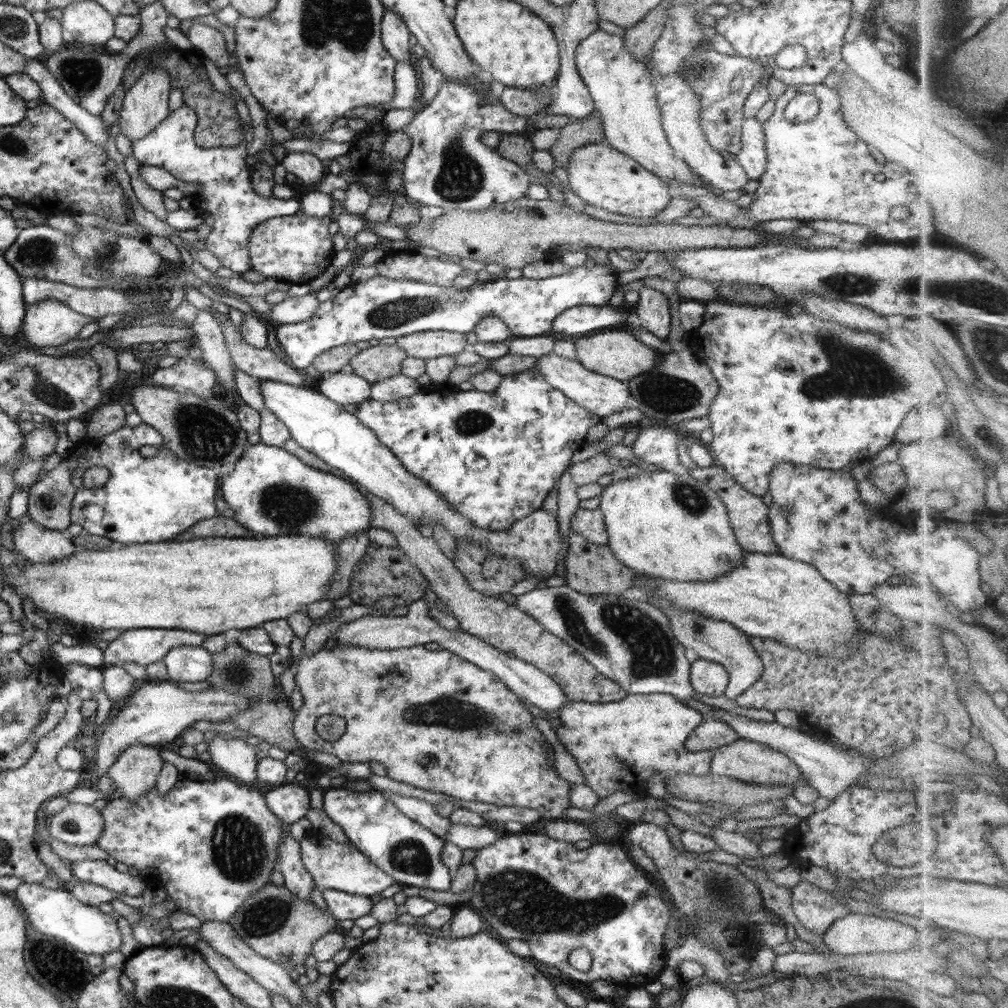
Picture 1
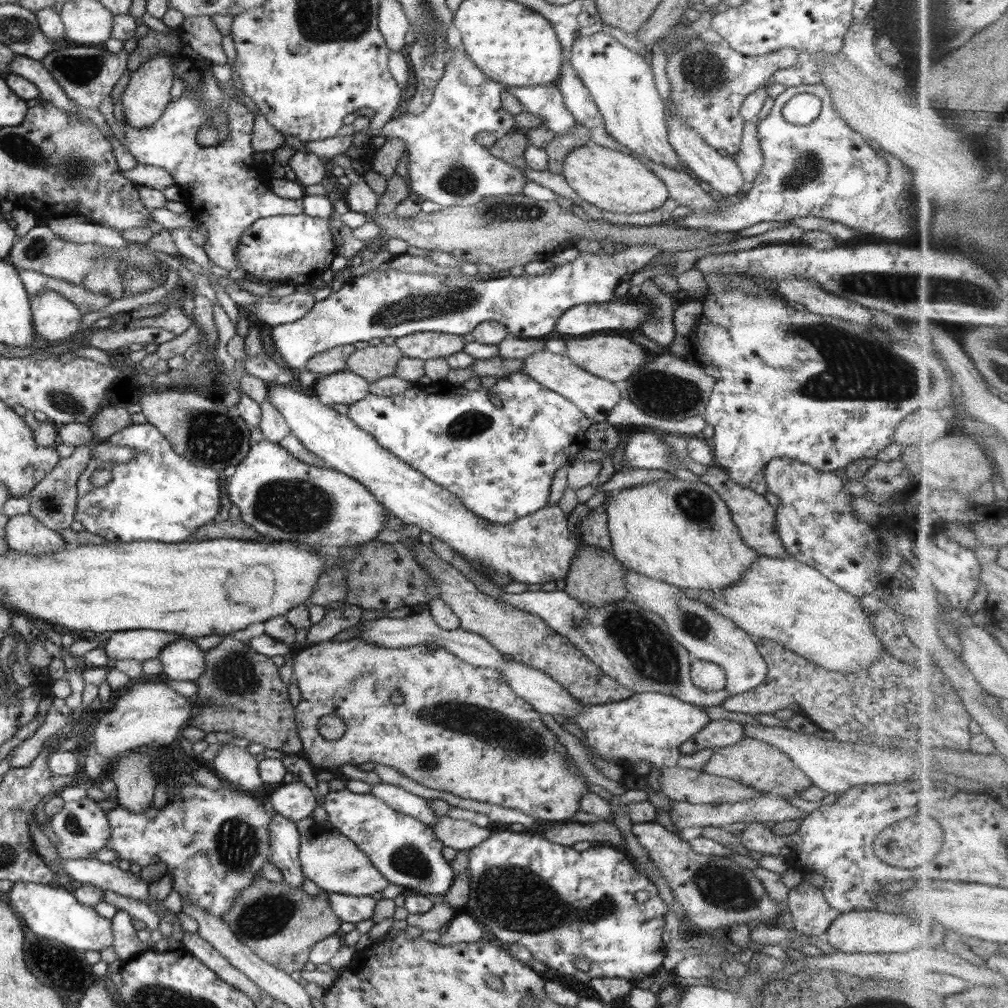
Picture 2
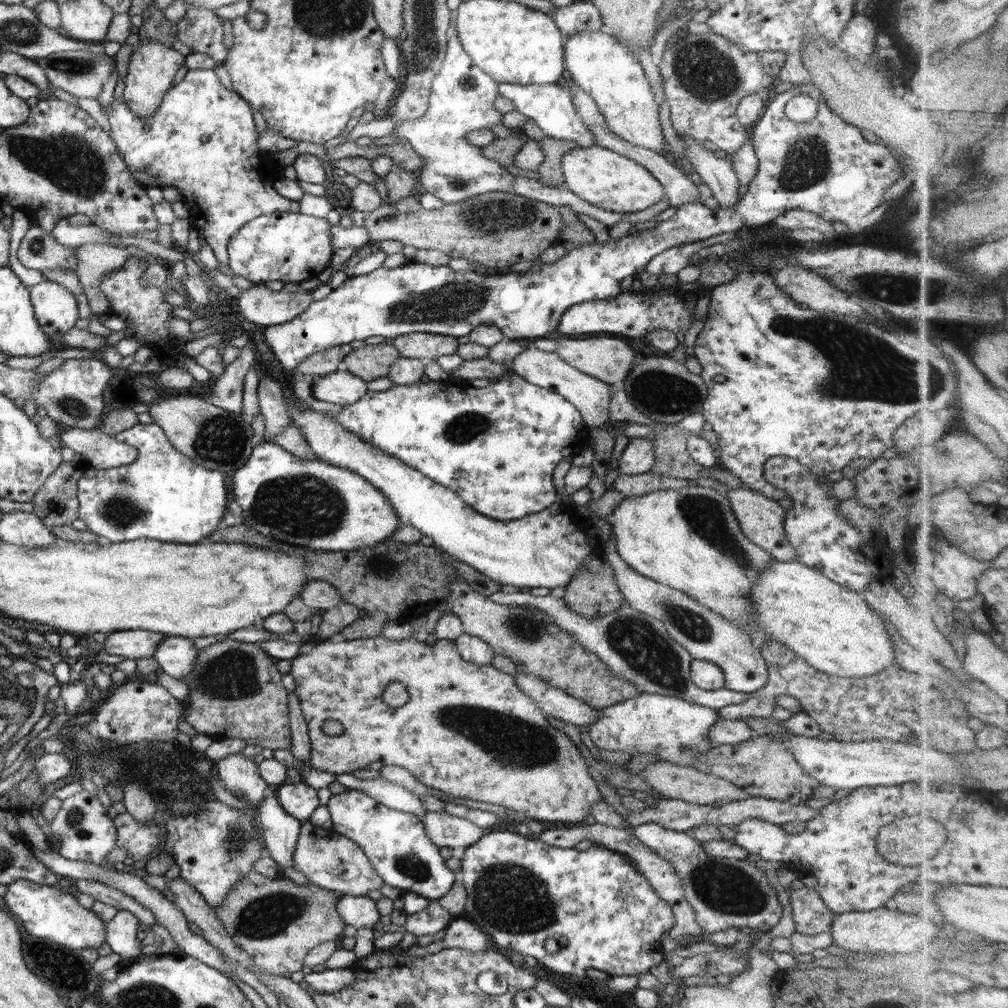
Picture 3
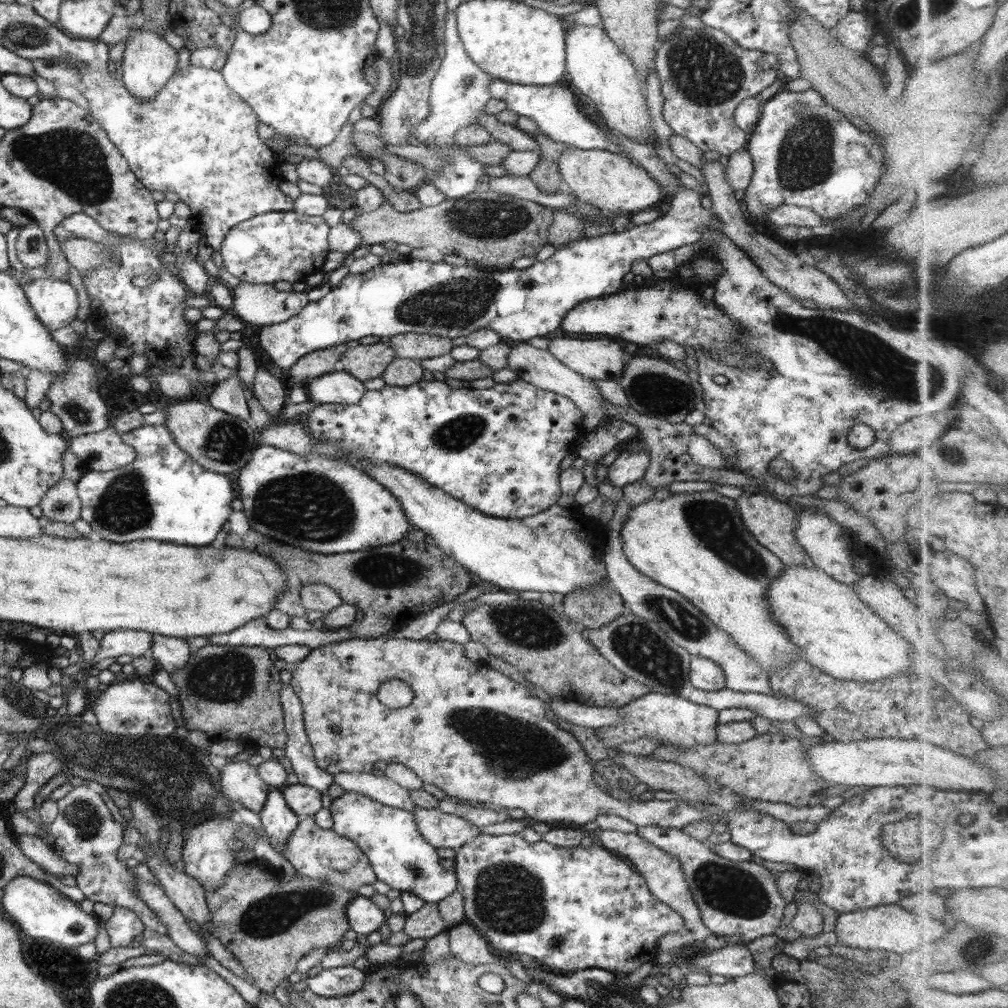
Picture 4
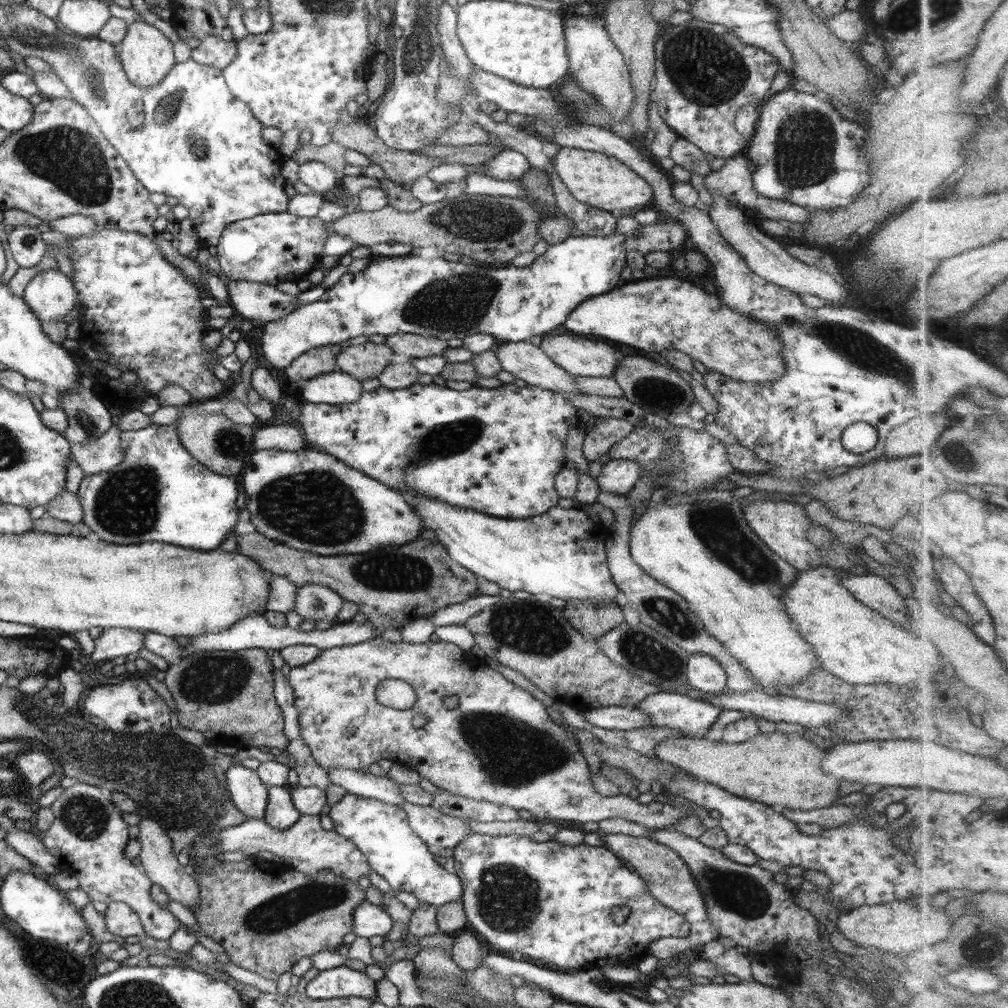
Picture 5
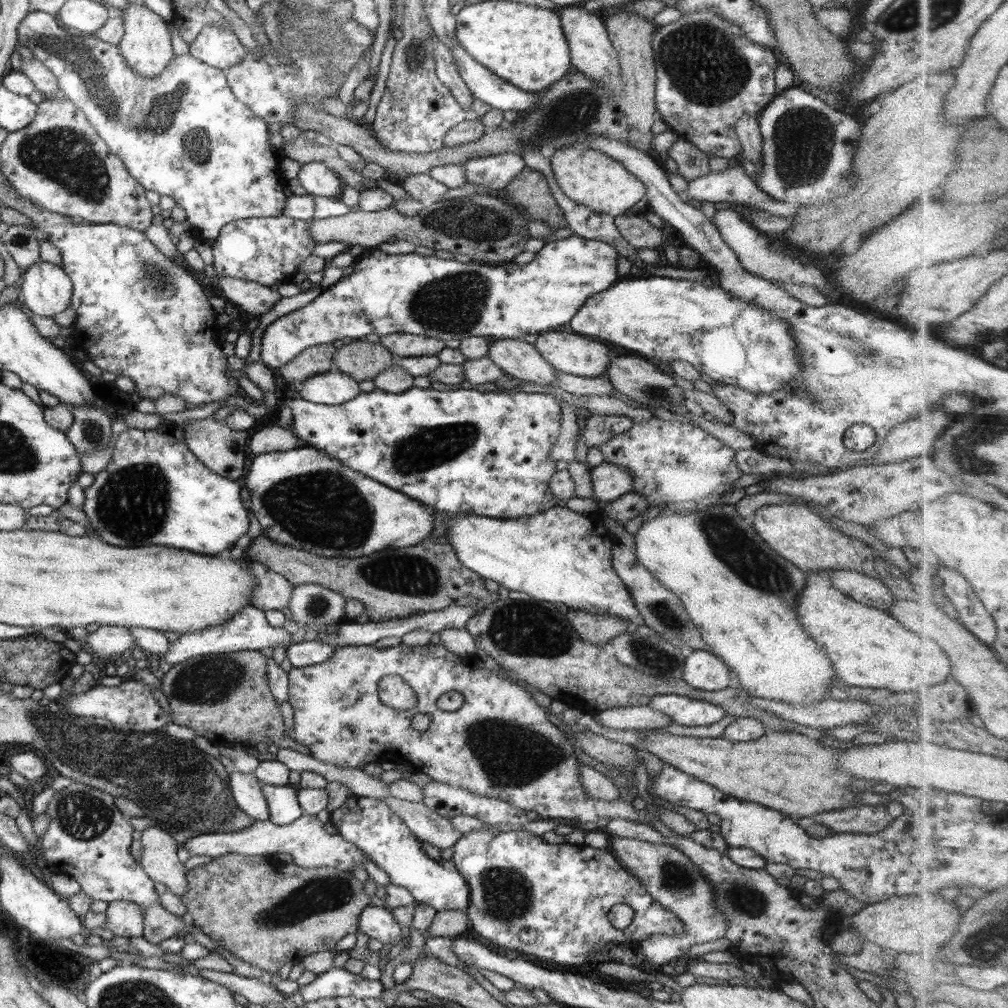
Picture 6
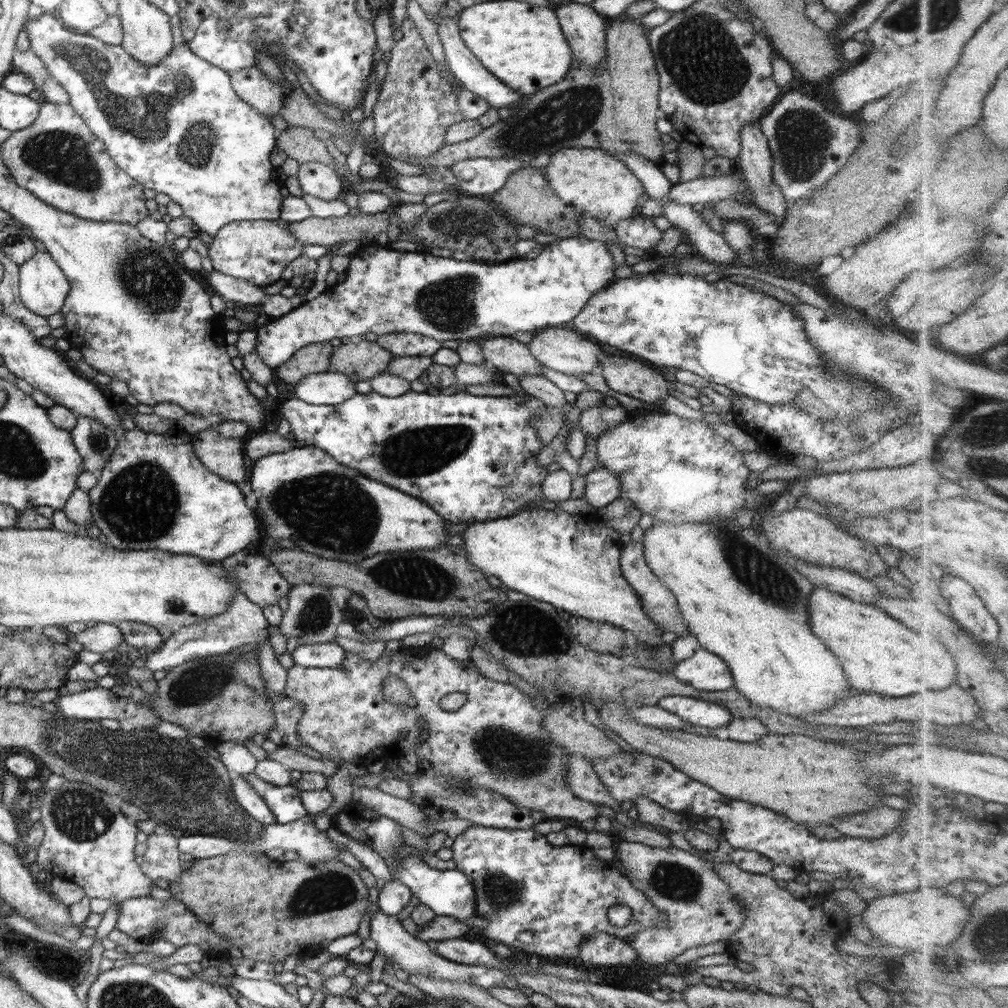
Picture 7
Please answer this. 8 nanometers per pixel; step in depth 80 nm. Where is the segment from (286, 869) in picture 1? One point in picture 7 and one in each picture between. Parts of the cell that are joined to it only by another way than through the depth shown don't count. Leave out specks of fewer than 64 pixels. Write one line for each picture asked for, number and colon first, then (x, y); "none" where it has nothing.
2: (284, 844)
3: (280, 830)
4: (279, 822)
5: (280, 813)
6: (284, 808)
7: (284, 802)

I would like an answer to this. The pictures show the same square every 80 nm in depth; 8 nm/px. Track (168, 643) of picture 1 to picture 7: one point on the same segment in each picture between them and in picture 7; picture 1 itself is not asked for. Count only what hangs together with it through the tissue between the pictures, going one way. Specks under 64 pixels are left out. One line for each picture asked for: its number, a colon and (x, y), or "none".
2: (142, 644)
3: (123, 644)
4: (125, 644)
5: (113, 642)
6: (108, 642)
7: (102, 638)

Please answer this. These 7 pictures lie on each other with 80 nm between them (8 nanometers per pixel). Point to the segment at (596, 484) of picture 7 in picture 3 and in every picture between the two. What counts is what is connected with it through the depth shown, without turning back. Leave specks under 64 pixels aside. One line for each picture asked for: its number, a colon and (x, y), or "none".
3: (638, 456)
4: (628, 467)
5: (619, 476)
6: (610, 481)

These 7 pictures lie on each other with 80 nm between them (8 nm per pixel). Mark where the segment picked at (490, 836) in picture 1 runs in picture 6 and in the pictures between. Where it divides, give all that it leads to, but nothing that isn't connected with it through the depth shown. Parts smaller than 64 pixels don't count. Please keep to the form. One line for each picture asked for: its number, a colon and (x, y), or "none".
2: (461, 835)
3: (445, 830)
4: (442, 830)
5: (439, 830)
6: (427, 825)

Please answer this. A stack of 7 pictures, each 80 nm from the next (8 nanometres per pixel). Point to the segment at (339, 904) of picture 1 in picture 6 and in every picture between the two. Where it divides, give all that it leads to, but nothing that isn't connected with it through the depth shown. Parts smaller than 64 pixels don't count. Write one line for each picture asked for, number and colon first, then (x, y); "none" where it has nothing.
2: (353, 909)
3: (359, 911)
4: (364, 916)
5: (369, 919)
6: (376, 921)

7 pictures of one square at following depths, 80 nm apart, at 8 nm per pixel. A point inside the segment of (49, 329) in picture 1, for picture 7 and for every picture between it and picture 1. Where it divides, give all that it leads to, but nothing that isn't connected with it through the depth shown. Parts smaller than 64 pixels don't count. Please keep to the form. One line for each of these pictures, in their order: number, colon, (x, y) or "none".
2: (56, 318)
3: (55, 307)
4: (55, 302)
5: (52, 296)
6: (47, 289)
7: (43, 286)

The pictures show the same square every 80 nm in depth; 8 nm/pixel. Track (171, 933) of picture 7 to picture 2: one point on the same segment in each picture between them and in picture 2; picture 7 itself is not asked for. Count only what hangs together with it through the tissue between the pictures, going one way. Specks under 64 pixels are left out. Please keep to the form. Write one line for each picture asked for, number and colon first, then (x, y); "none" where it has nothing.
2: (126, 944)
3: (122, 931)
4: (123, 925)
5: (121, 920)
6: (123, 918)

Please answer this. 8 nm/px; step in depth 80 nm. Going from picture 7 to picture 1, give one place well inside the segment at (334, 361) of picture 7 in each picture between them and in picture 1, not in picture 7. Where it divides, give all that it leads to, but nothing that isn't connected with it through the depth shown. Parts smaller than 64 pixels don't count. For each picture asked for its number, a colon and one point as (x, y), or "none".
1: (377, 363)
2: (373, 363)
3: (370, 362)
4: (365, 362)
5: (366, 361)
6: (362, 360)

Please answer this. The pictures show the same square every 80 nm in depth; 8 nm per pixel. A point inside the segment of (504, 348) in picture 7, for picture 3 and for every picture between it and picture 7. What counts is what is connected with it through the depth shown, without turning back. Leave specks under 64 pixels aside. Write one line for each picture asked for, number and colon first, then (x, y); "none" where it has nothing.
3: (592, 397)
4: (539, 367)
5: (530, 365)
6: (517, 358)

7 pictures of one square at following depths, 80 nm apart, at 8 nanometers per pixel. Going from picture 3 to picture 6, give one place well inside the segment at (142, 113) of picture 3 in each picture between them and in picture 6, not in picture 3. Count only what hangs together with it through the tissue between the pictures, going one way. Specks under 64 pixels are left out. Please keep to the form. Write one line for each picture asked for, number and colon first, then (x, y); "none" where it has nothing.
4: (149, 62)
5: (147, 56)
6: (146, 46)

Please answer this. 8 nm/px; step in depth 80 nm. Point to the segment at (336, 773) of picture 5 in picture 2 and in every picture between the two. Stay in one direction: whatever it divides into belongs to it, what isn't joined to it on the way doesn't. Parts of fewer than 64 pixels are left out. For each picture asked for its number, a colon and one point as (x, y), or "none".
2: (399, 799)
3: (393, 796)
4: (379, 788)

